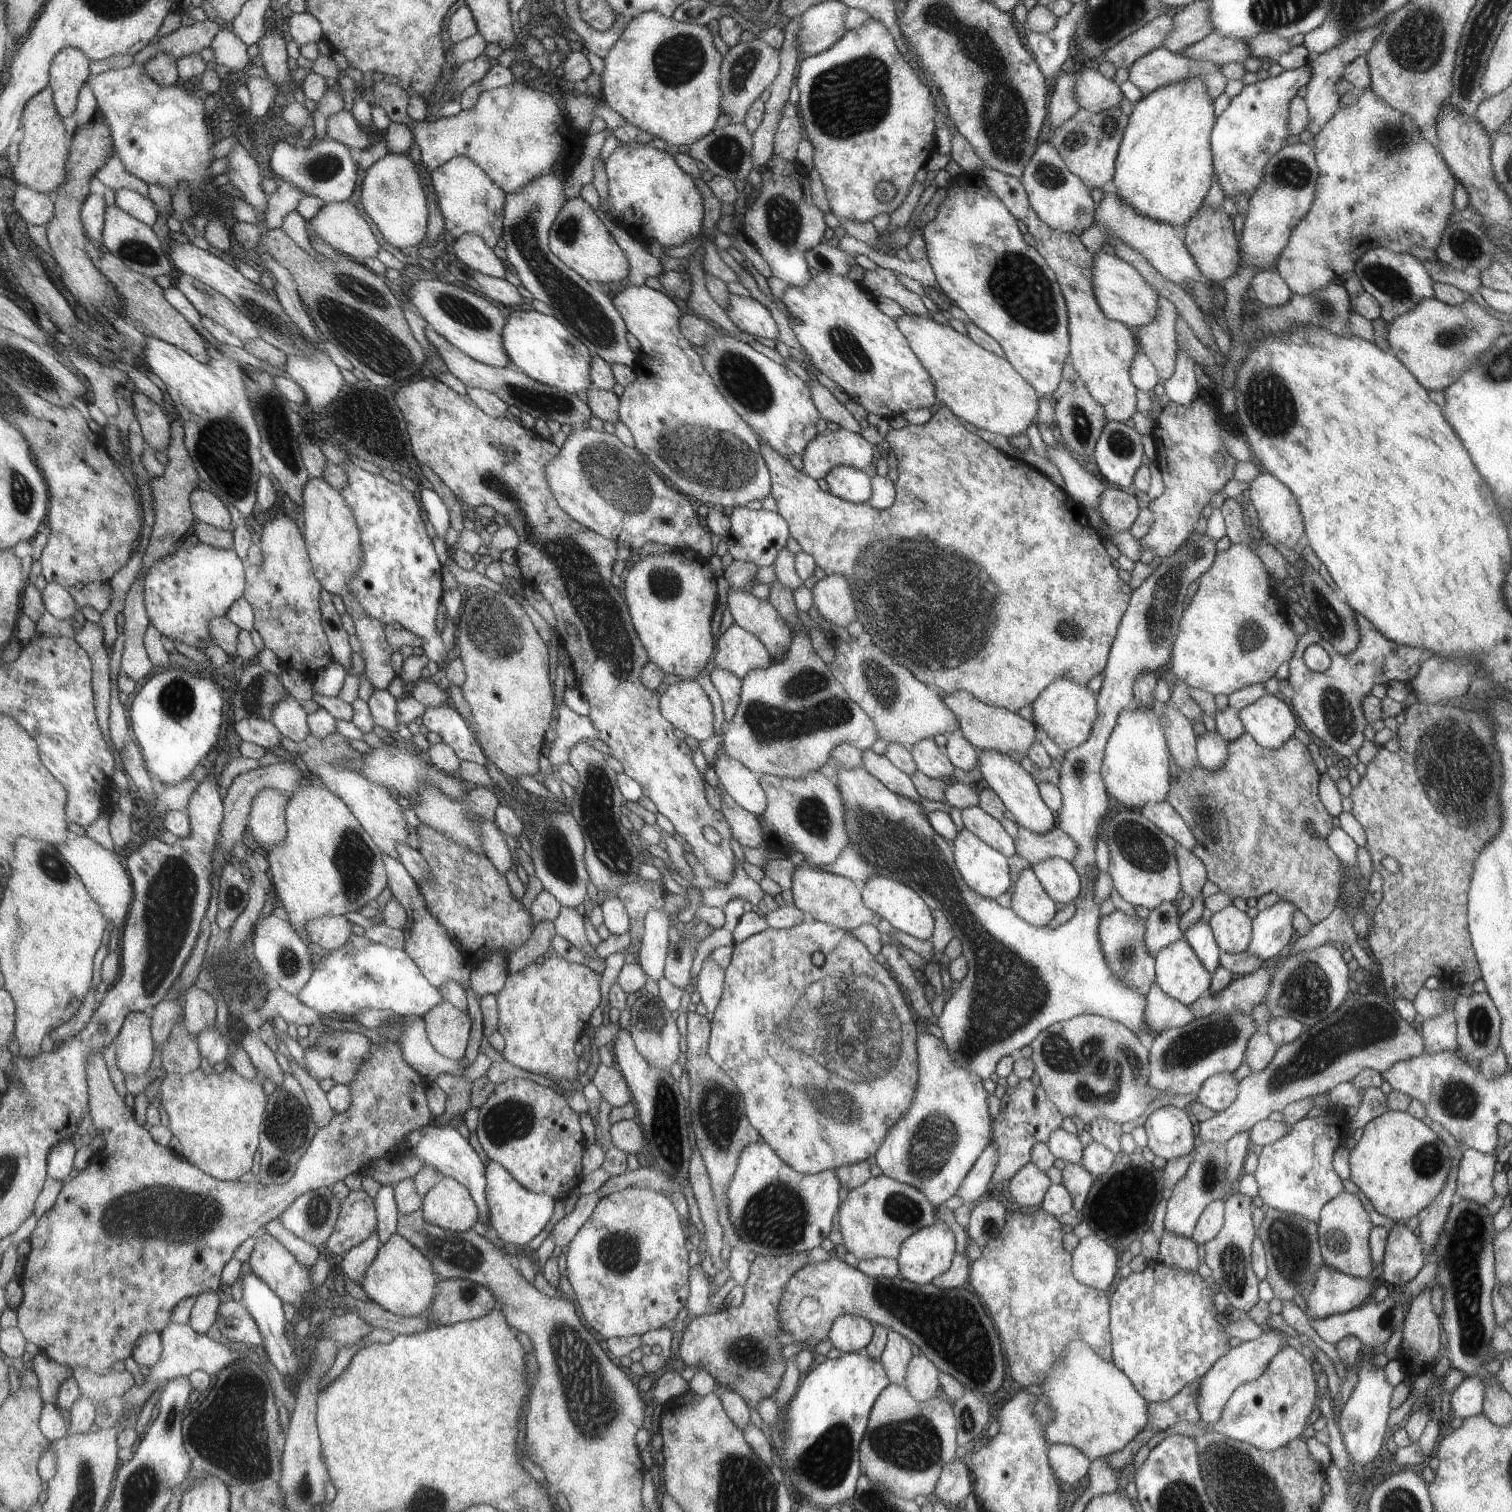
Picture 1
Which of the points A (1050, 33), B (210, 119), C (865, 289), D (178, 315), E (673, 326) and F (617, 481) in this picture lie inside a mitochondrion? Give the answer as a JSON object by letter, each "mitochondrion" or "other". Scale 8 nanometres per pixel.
{"A":"other","B":"other","C":"other","D":"other","E":"other","F":"mitochondrion"}

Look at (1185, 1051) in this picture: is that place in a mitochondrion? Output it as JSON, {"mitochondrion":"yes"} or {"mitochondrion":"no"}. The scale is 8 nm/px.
{"mitochondrion":"yes"}

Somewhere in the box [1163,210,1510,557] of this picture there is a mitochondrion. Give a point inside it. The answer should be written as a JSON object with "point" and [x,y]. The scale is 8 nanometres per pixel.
{"point":[1269,408]}

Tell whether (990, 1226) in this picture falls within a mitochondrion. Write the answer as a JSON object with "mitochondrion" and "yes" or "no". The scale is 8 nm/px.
{"mitochondrion":"yes"}

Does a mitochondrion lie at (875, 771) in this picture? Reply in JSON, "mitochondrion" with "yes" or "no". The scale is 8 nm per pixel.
{"mitochondrion":"no"}

